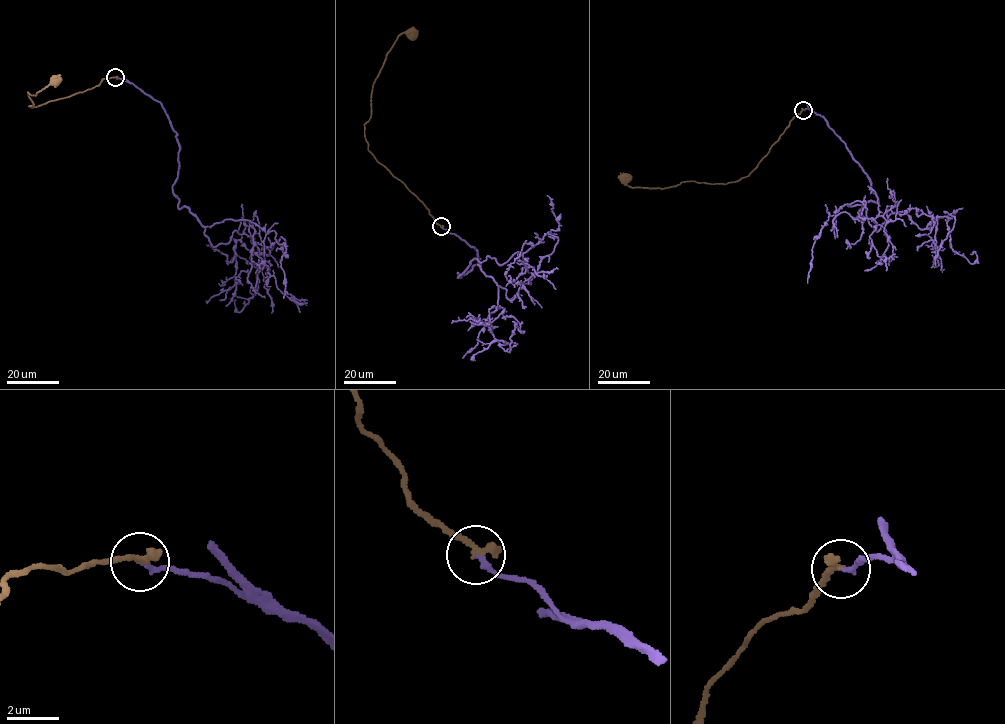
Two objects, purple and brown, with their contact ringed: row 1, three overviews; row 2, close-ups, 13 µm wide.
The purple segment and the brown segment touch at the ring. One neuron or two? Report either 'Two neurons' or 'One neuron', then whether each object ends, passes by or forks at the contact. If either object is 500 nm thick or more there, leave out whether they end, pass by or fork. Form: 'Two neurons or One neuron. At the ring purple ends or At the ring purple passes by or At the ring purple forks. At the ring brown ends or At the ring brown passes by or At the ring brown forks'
One neuron. At the ring purple ends. At the ring brown ends

